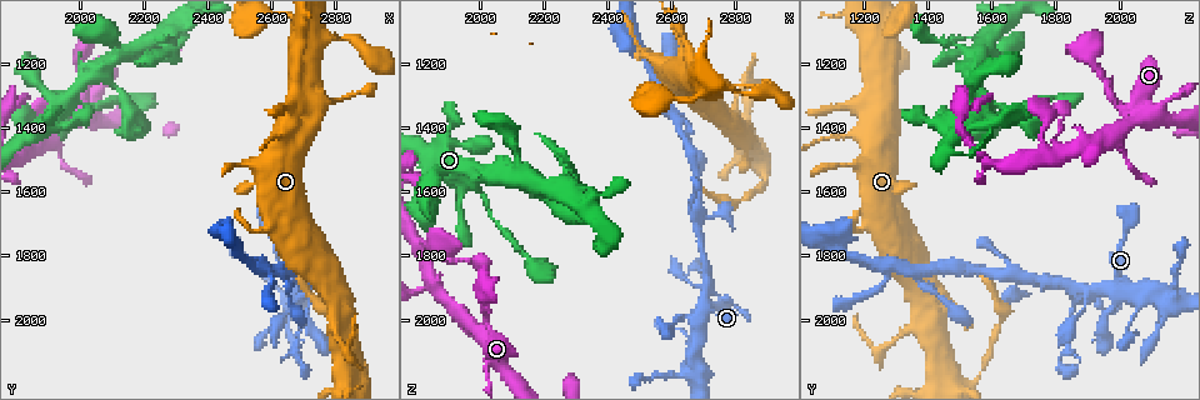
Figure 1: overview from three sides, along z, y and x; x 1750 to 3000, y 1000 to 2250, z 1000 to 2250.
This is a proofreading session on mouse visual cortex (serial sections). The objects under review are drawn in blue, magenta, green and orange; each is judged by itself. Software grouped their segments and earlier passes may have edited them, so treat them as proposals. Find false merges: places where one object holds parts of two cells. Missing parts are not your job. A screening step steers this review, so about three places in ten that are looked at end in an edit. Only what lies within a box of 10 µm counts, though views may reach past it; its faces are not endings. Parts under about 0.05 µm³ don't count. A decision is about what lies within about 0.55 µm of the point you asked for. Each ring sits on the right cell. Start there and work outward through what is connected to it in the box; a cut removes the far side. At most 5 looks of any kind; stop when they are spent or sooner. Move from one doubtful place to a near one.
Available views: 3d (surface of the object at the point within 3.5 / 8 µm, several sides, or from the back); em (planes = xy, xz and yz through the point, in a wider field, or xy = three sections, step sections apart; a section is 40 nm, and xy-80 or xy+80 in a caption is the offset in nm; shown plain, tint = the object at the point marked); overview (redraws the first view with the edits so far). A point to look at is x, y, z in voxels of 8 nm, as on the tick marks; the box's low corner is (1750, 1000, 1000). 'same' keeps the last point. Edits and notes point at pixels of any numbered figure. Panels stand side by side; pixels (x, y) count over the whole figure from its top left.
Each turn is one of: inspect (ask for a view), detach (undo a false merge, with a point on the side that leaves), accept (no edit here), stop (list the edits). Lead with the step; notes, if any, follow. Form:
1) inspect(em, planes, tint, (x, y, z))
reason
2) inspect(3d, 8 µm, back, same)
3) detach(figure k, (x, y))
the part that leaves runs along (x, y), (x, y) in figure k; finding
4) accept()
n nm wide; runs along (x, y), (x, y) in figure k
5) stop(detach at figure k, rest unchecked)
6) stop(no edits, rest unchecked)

inspect(3d, 3.5 µm, (2020, 1330, 1990))
sharp bend

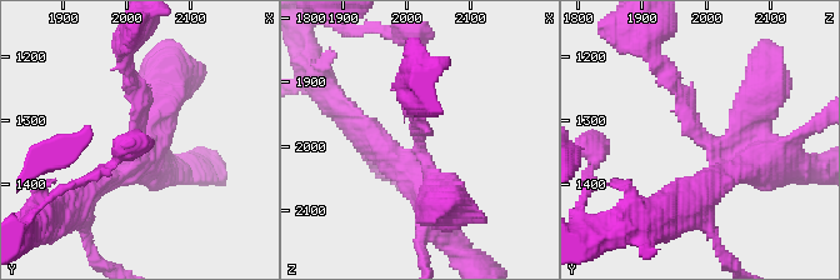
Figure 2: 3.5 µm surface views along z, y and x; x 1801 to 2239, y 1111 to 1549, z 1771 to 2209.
inspect(em, planes, tint, (2020, 1330, 1990))
arms of 150, 350 nm

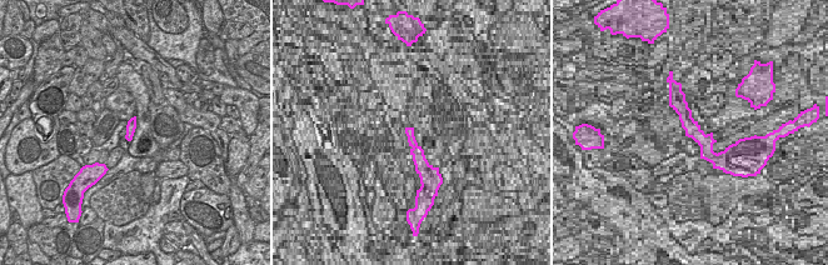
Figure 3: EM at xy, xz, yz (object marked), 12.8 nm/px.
inspect(em, xy, step 1, tint, same)

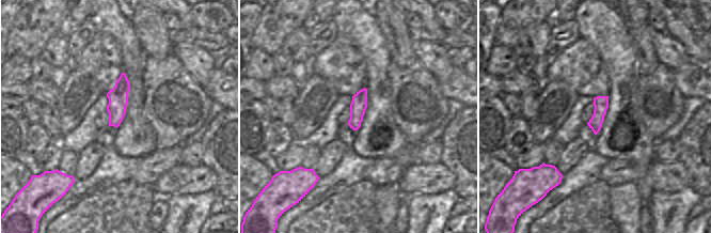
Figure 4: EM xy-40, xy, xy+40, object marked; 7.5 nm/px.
accept()
runs along (753, 115), (704, 145), (663, 61) in figure 2; continuous, no second cell

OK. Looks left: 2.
inspect(3d, 3.5 µm, (2630, 1440, 1230))
sharp bend

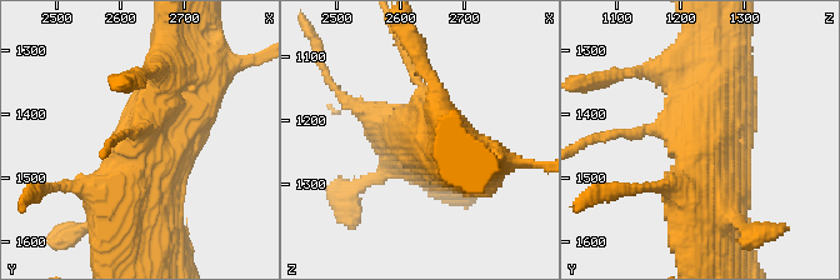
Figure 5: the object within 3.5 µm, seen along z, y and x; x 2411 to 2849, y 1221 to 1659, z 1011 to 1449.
inspect(em, xy, step 1, tint, (2635, 1440, 1230))

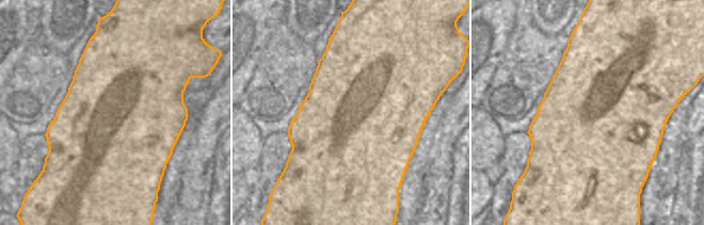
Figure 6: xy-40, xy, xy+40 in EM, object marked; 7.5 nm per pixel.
accept()
runs along (146, 221), (185, 75) in figure 5; all the same cell

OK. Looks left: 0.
stop(no edits, rest unchecked)

